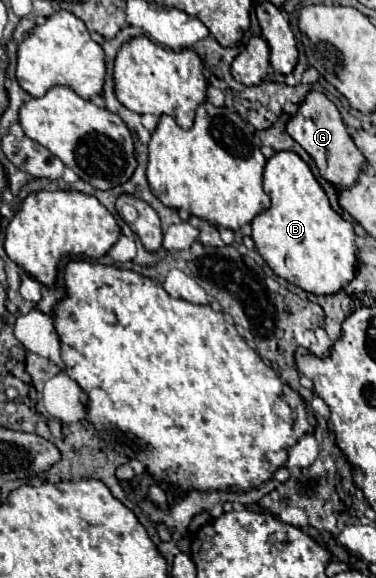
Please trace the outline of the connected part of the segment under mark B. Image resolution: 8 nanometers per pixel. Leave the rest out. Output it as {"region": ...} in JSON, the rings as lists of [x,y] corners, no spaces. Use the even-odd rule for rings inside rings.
{"region":[[[278,151],[266,161],[264,191],[270,193],[272,203],[250,223],[250,237],[260,257],[278,277],[308,293],[336,293],[354,277],[358,265],[352,223],[344,221],[330,207],[330,201],[310,167],[294,151]]]}

